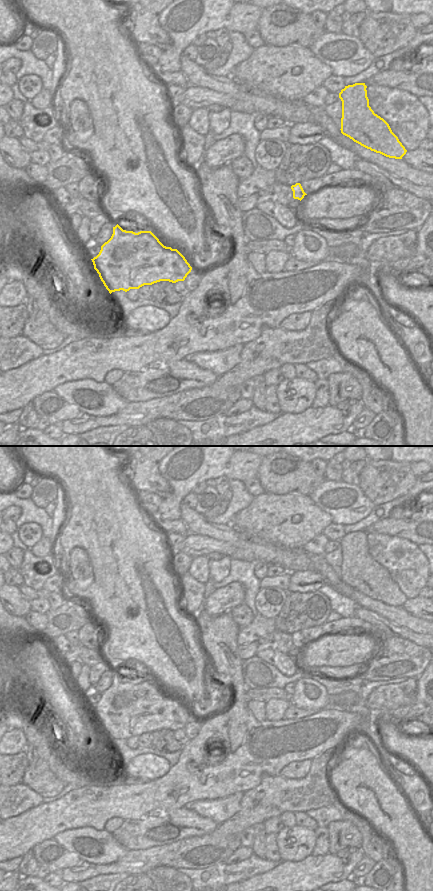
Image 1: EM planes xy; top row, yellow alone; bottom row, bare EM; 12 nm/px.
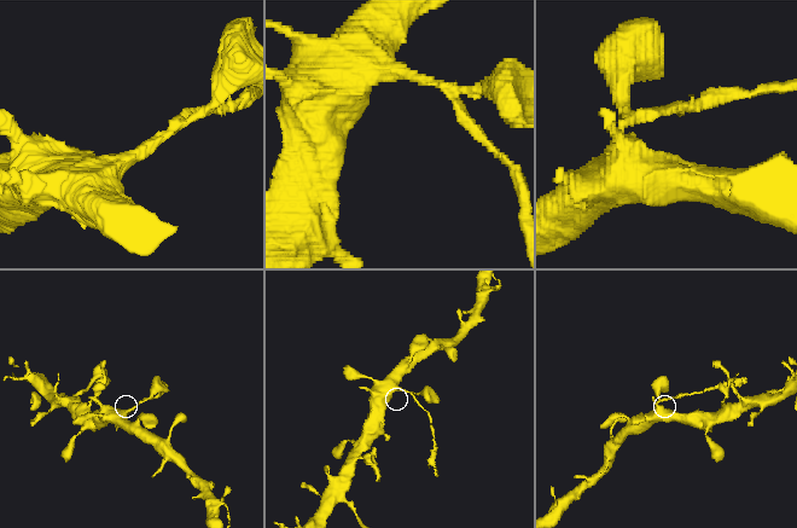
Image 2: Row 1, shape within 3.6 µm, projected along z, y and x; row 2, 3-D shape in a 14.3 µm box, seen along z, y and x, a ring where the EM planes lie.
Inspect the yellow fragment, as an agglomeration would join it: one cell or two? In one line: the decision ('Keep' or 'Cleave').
Cleave

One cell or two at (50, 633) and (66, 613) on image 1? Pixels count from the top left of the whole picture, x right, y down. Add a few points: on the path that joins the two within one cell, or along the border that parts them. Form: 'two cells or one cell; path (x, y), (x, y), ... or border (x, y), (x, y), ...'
one cell; path (55, 628), (64, 618)

